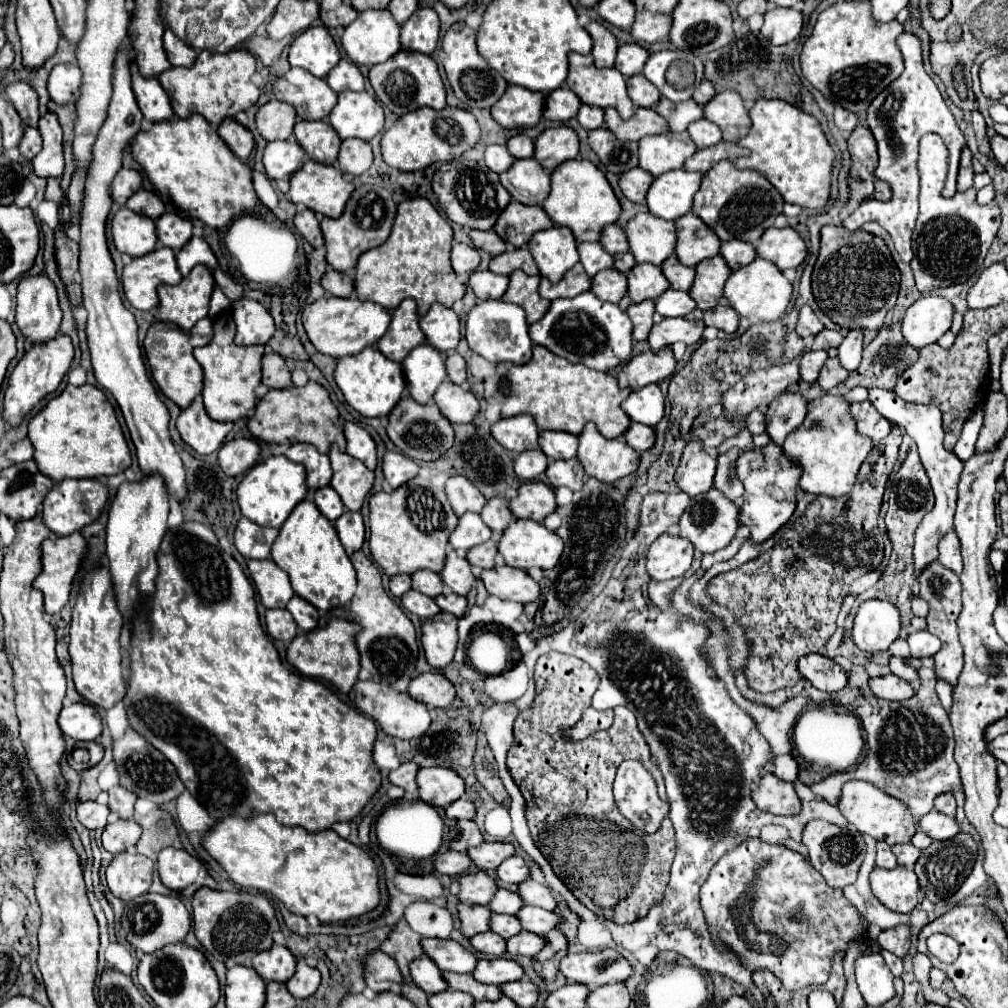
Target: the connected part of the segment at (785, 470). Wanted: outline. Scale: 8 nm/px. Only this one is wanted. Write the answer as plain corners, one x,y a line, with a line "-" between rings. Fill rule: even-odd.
768,443
766,447
756,447
752,451
746,451
736,461
736,477
744,485
742,505
738,521
740,525
750,527
750,541
752,543
764,543
770,539
782,525
786,525
796,509
796,489
798,489
798,471
796,465
792,465
786,455
782,455
782,449
774,443

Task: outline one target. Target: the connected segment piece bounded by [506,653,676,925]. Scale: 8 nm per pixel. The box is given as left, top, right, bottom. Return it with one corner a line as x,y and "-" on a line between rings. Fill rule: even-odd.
548,653
538,659
534,681
536,681
536,699
528,709
524,709
516,717
514,743
506,755
508,771
526,799
526,819
528,819
530,835
536,847
540,849
540,853
548,859
552,871
564,881
564,885
574,893
574,897
580,899
590,911
618,925
642,919
664,897
664,889
670,879
670,867
674,861
676,841
674,841
674,829
668,823
668,819
664,821
658,833
646,835
640,829
632,827
628,819
622,817
612,797
612,781
618,765
624,759
638,759
646,769
658,769
650,761
650,749
638,731
634,713
628,711
626,707
620,707
620,711
616,711
612,727
608,727
606,731
596,731
584,741
566,741
562,739
562,725
572,725
574,717
570,709
582,709
583,713
584,709
591,705
598,683
598,673
594,673
590,665
582,663
576,657
568,657
562,653
-
574,849
584,851
588,861
580,863
578,855
574,855

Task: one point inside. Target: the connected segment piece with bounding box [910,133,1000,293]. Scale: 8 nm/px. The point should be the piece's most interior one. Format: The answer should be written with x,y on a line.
952,236

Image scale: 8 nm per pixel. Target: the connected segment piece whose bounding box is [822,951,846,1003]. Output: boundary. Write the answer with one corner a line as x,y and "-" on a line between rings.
838,951
834,955
834,961
832,961
832,971
830,971
830,979
822,985
826,991
830,991
836,999
836,1003
842,1001
842,993
846,989
846,977
844,977
844,971
842,971
842,959
844,959
844,953

